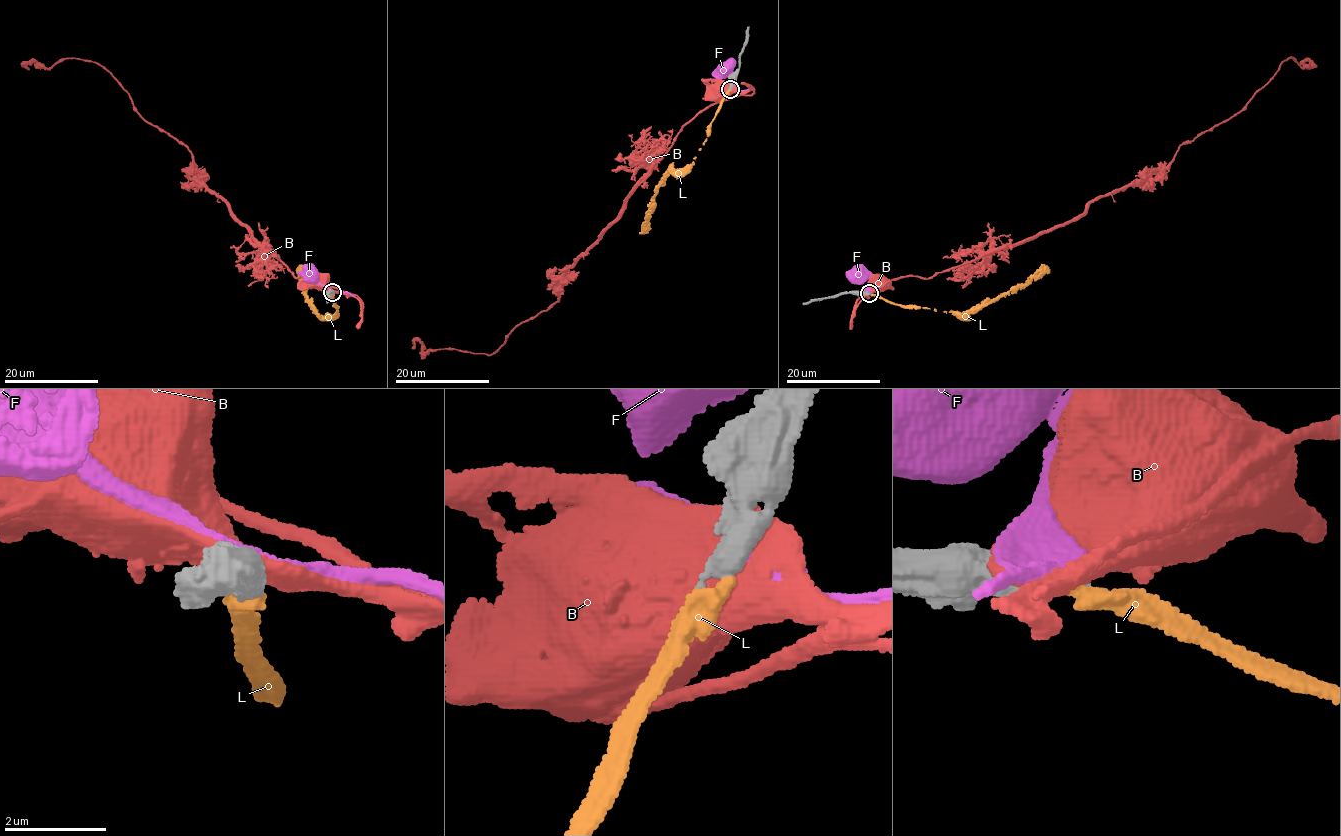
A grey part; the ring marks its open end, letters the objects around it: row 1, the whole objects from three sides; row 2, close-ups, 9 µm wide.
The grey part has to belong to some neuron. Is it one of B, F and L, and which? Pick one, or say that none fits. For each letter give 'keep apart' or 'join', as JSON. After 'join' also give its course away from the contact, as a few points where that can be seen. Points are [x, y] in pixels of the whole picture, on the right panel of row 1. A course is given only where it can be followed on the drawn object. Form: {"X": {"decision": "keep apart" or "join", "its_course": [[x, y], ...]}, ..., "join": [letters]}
{"B": {"decision": "keep apart"}, "F": {"decision": "keep apart"}, "L": {"decision": "join", "its_course": [[869, 294], [900, 305], [968, 316], [1049, 268]]}, "join": ["L"]}

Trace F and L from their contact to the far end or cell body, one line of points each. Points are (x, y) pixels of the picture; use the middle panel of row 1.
F: (732, 86), (720, 79), (719, 67), (724, 66)
L: (730, 88), (694, 161), (684, 168), (669, 170), (665, 174), (640, 233)

